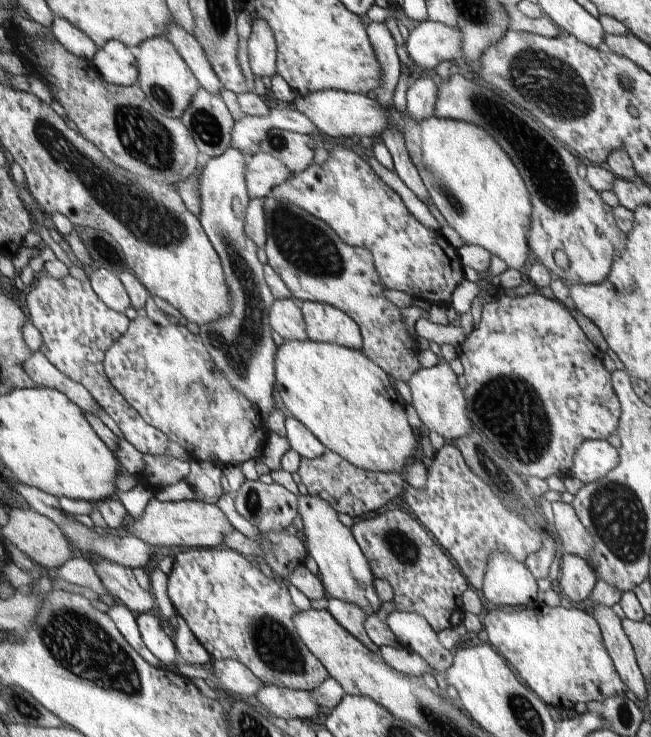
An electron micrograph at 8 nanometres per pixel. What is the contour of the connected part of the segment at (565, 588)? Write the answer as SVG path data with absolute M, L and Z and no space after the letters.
M564 553L558 581L561 586L560 595L576 603L582 600L586 602L599 580L585 558Z

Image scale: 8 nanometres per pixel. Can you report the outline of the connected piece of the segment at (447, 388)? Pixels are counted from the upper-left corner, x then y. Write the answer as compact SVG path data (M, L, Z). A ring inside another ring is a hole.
M448 363L418 369L410 377L408 386L412 392L412 405L423 422L423 430L438 432L446 440L460 439L476 430L468 414L464 389L460 388L458 377Z

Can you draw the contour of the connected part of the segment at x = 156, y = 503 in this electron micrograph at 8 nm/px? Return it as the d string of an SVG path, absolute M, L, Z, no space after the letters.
M152 497L144 514L138 520L128 518L120 532L132 534L151 545L188 546L192 549L217 549L224 545L224 536L235 528L224 512L215 504L202 500L183 499L160 501Z

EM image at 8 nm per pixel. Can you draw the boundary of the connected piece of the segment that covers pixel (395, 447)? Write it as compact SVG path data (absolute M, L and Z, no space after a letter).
M285 341L282 346L277 348L276 358L276 388L284 402L285 411L287 414L292 414L296 417L322 444L326 449L339 454L344 460L352 463L355 467L372 471L374 473L400 473L407 465L406 462L414 456L416 452L416 438L414 432L408 424L408 416L406 416L406 402L402 396L398 396L398 392L394 390L392 382L390 382L389 373L378 365L375 361L365 355L362 350L349 349L342 345L332 343L319 343L318 341Z

